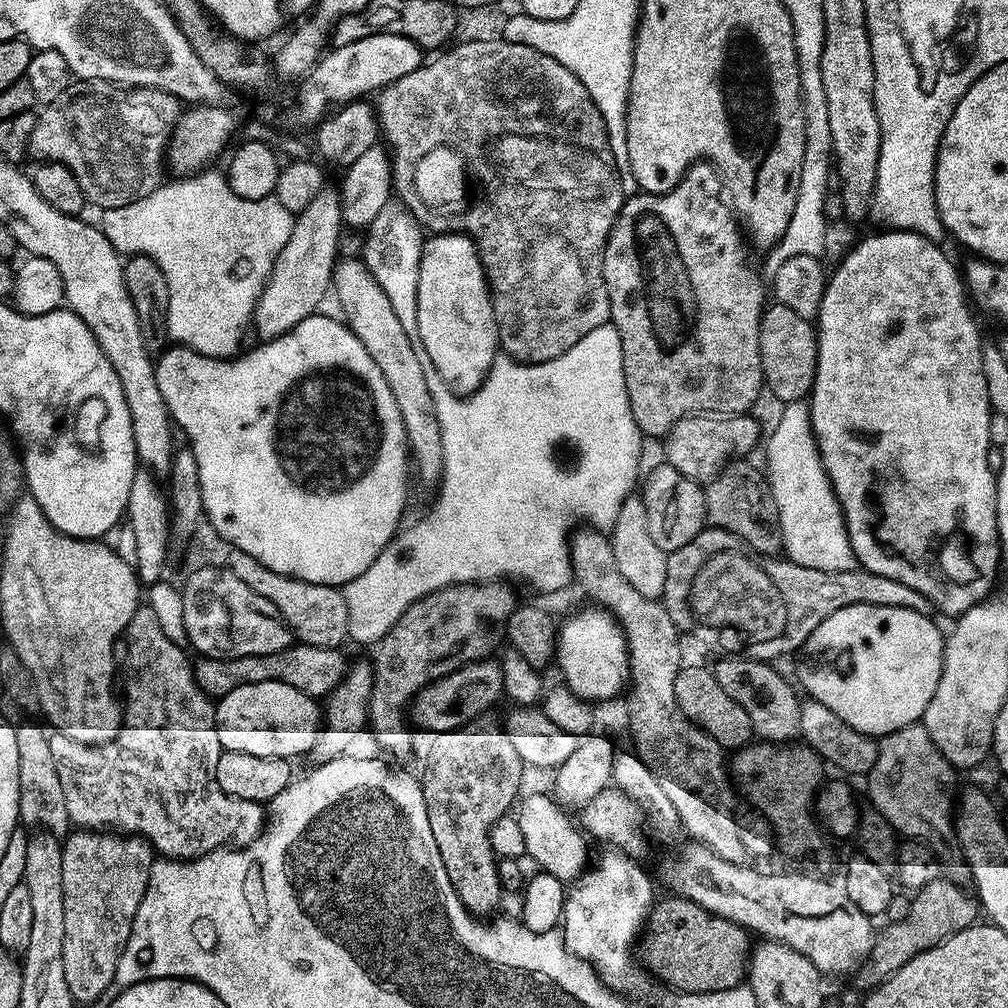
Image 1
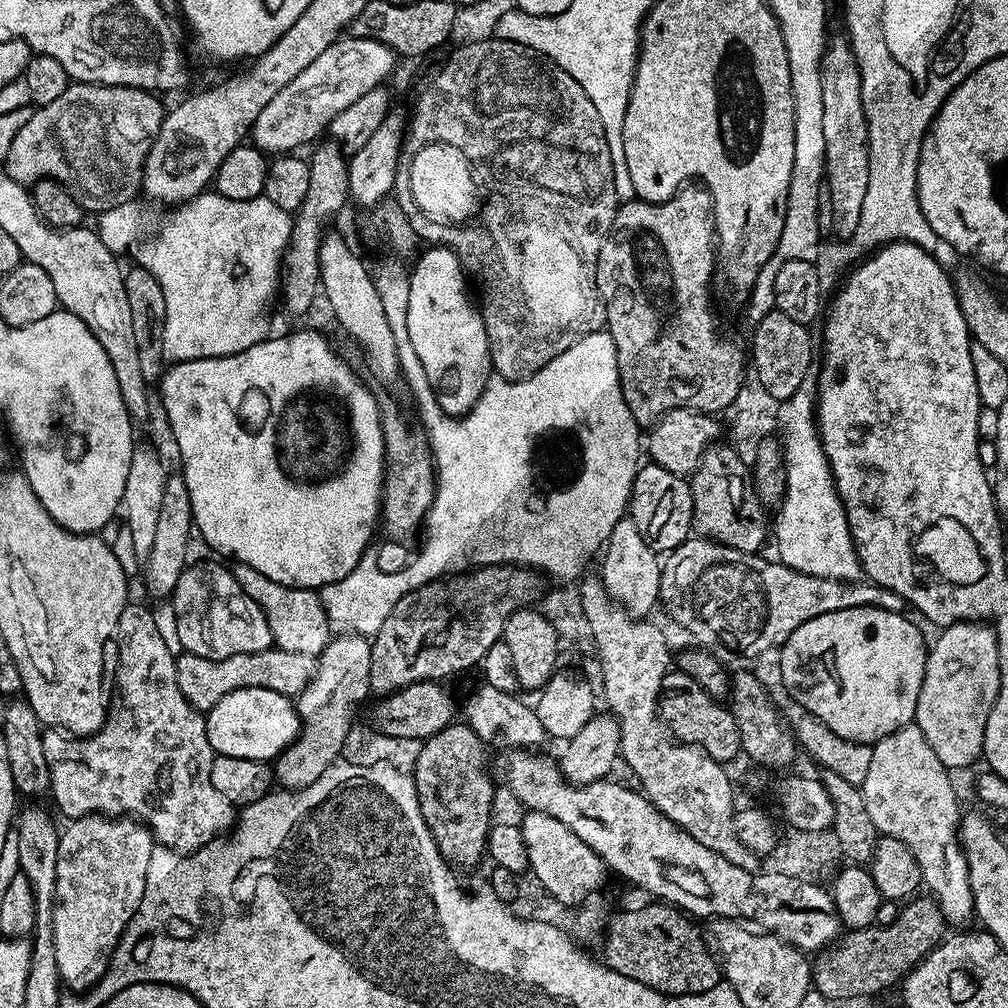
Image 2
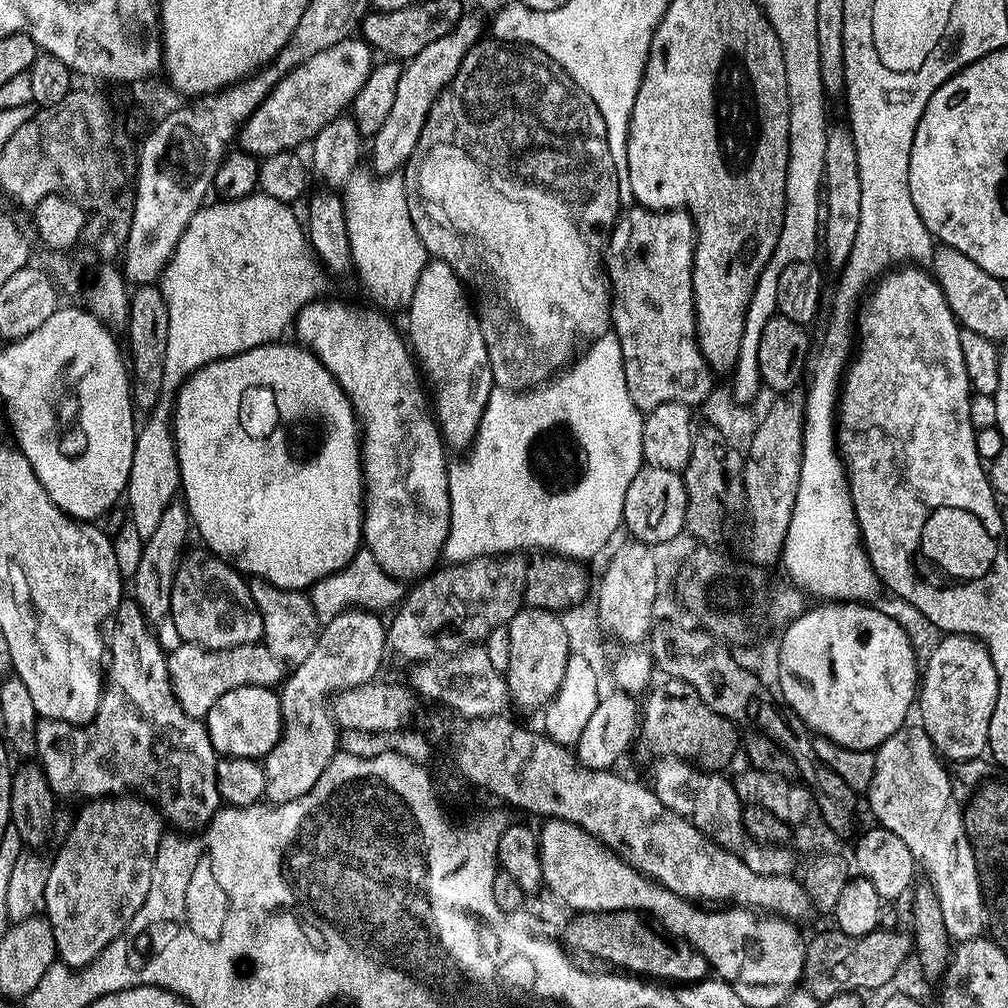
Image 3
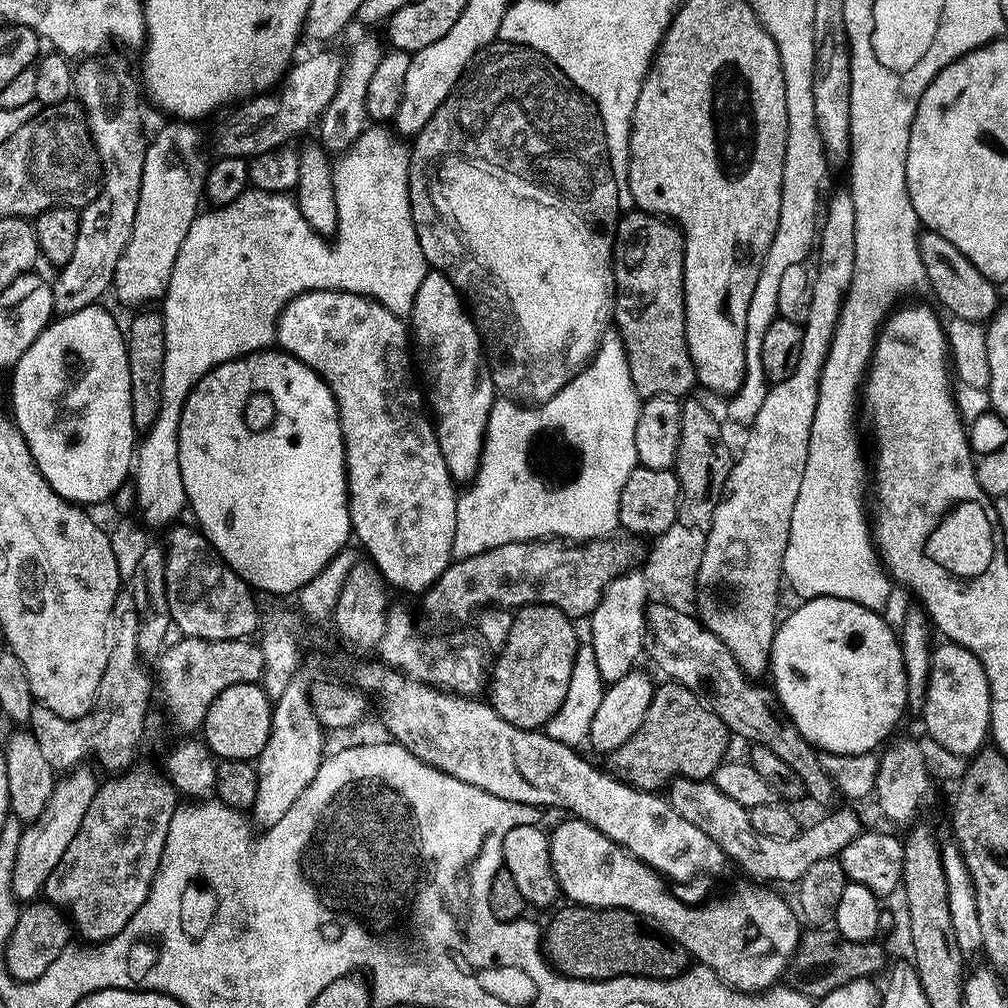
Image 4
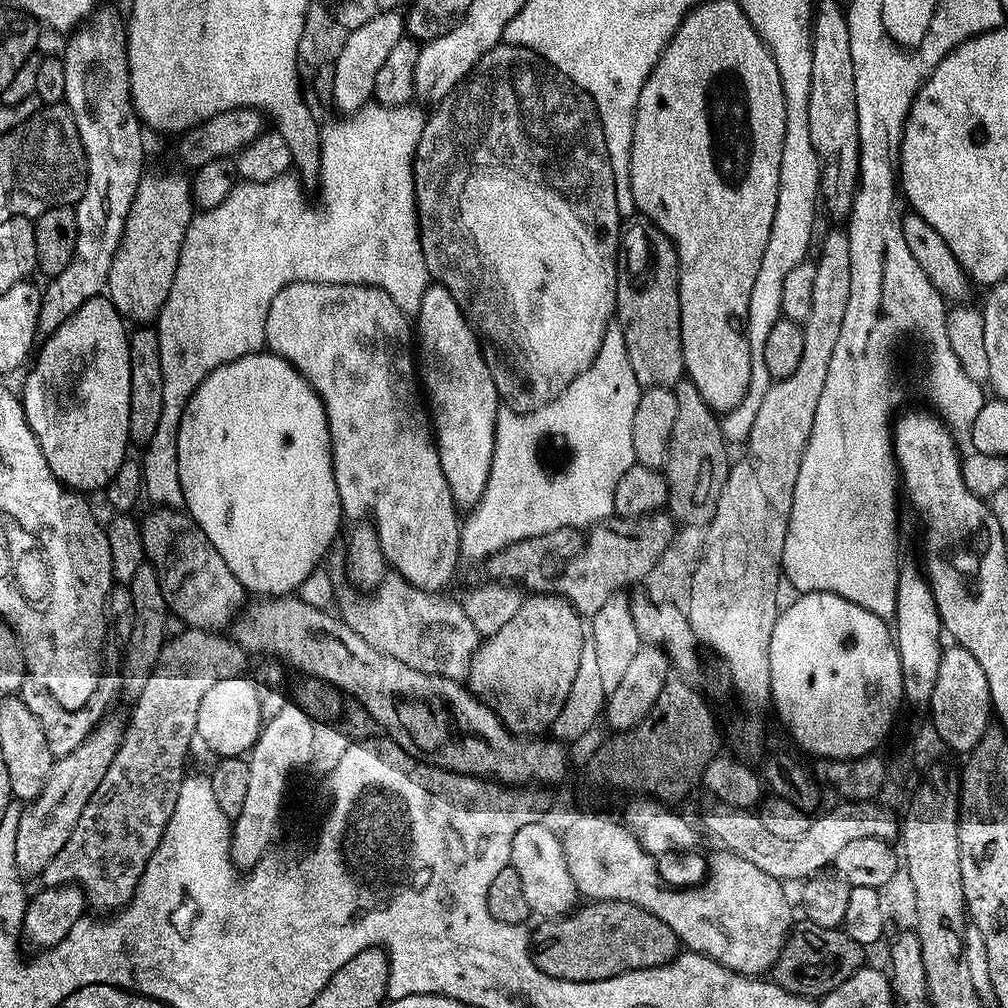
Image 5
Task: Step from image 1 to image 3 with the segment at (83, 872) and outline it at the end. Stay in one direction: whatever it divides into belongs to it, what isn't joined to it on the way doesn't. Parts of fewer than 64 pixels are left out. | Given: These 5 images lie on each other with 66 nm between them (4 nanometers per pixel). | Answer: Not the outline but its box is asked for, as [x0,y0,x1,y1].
[43,794,166,968]

